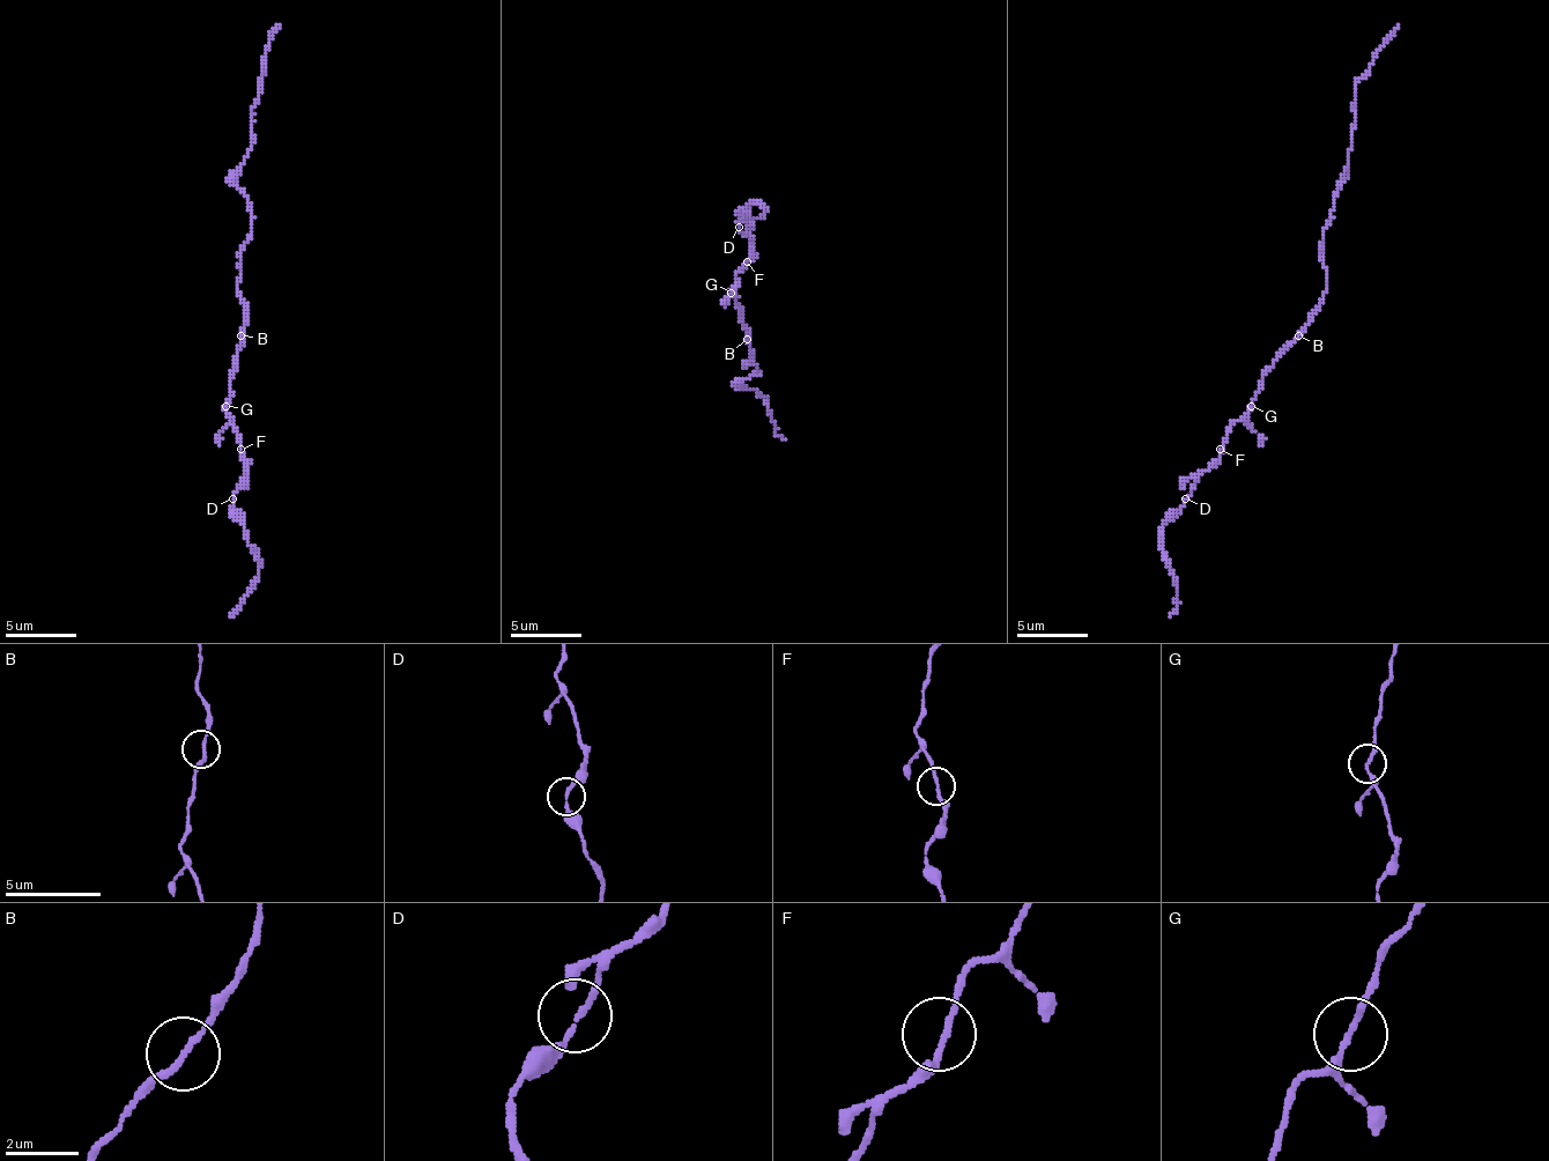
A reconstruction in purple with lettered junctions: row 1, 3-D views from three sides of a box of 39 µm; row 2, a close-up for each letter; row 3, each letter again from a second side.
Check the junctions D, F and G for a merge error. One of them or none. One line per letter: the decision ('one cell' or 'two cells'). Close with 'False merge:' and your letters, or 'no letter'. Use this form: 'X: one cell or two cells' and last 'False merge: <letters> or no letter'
D: one cell
F: one cell
G: one cell
False merge: no letter

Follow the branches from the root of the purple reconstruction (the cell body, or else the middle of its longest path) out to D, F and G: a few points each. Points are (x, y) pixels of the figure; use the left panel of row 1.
D: (244, 335), (244, 346), (234, 363), (227, 402), (227, 413), (244, 460), (244, 481), (234, 498)
F: (244, 335), (244, 346), (234, 363), (227, 402), (227, 413), (241, 449)
G: (244, 335), (244, 346), (237, 353), (230, 378), (227, 406)

